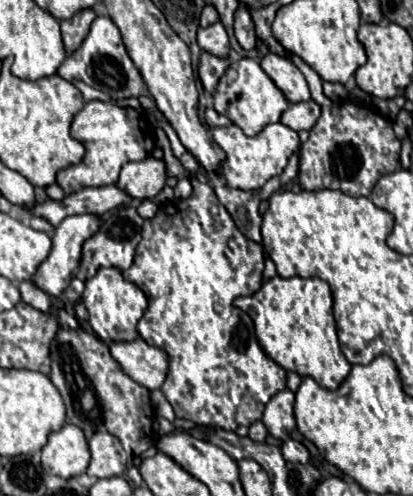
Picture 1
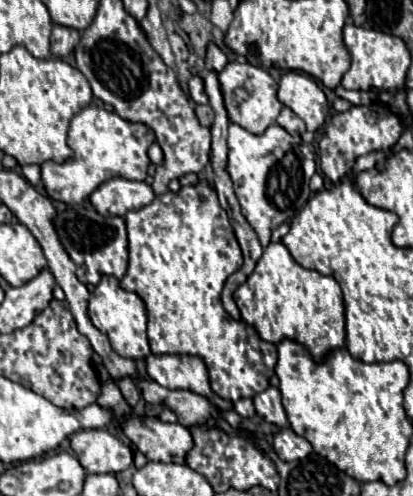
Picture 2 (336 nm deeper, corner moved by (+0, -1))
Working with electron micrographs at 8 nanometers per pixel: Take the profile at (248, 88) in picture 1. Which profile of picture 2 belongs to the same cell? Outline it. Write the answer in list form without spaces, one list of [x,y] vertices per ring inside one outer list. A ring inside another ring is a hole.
[[[237,61],[227,63],[225,69],[219,73],[219,83],[225,99],[225,109],[229,113],[229,121],[241,125],[253,135],[261,135],[269,125],[273,125],[283,109],[283,105],[277,101],[277,83],[263,67]]]

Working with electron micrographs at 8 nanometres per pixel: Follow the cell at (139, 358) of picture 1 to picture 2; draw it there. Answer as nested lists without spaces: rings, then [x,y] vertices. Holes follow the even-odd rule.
[[[149,355],[145,359],[147,373],[153,381],[167,389],[189,389],[209,397],[221,411],[233,411],[229,401],[213,395],[209,387],[207,367],[199,357],[189,355]]]

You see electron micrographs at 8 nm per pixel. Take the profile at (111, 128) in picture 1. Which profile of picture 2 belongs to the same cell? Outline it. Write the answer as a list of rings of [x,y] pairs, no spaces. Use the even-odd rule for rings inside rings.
[[[87,105],[81,113],[77,113],[71,119],[71,127],[69,127],[69,147],[73,149],[73,157],[65,163],[53,163],[53,161],[45,161],[41,165],[41,179],[45,185],[45,191],[51,199],[55,201],[63,201],[63,203],[81,203],[85,199],[89,199],[89,195],[107,179],[113,177],[127,177],[127,179],[139,179],[143,181],[147,177],[147,169],[149,169],[149,155],[147,149],[149,145],[155,141],[155,133],[143,125],[143,123],[133,123],[133,121],[125,121],[121,119],[117,113],[109,113],[97,105]]]

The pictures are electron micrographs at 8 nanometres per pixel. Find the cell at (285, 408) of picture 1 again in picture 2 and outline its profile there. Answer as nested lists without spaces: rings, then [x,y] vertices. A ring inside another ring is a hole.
[[[269,387],[263,393],[255,395],[253,403],[255,403],[257,415],[261,415],[265,421],[269,421],[273,425],[279,425],[279,427],[287,427],[289,425],[285,409],[281,405],[281,393],[279,393],[277,387]]]

